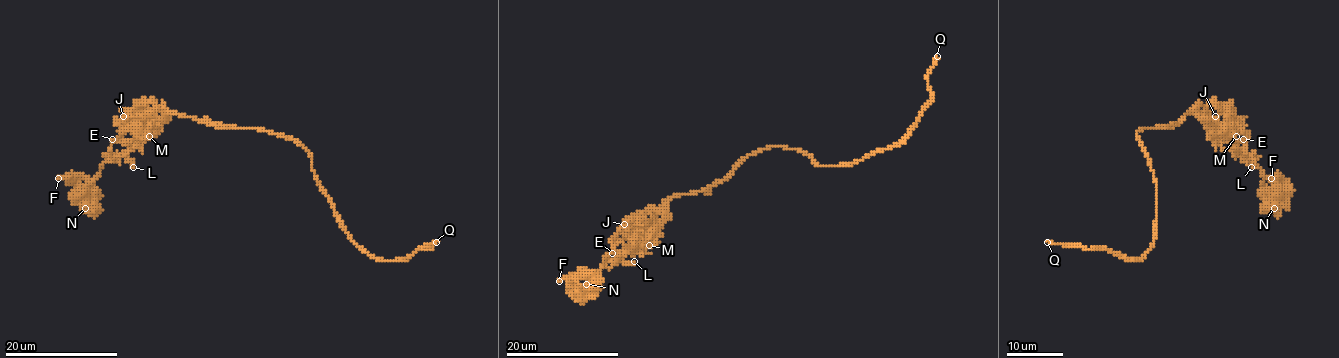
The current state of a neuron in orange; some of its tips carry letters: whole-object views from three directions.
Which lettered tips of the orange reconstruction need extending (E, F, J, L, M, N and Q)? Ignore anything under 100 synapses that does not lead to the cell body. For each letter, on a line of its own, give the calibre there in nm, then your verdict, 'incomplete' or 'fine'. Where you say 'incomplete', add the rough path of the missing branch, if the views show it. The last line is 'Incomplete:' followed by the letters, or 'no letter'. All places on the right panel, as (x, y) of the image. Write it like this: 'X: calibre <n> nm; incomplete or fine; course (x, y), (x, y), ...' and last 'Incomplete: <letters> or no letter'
E: calibre 150 nm; fine
F: calibre 280 nm; fine
J: calibre 500 nm; fine
L: calibre 240 nm; fine
M: calibre 180 nm; fine
N: calibre 300 nm; fine
Q: calibre 280 nm; incomplete
Incomplete: Q

